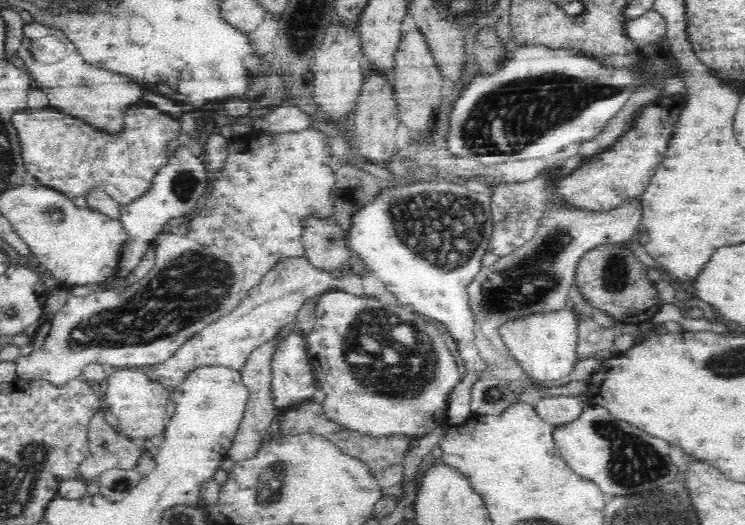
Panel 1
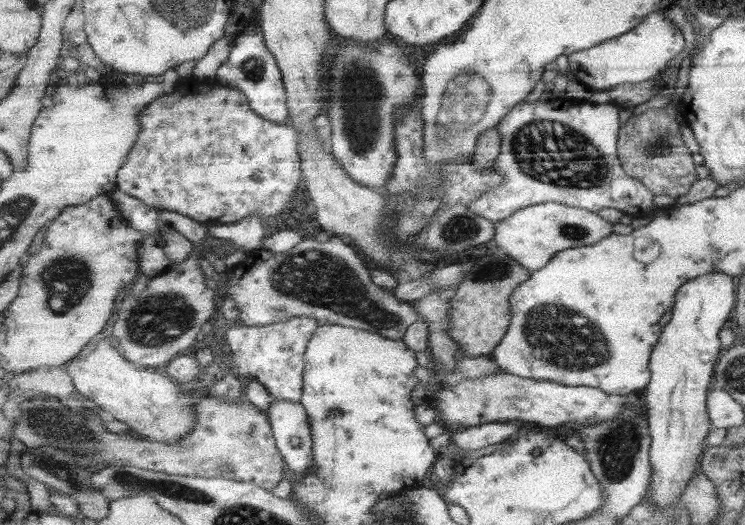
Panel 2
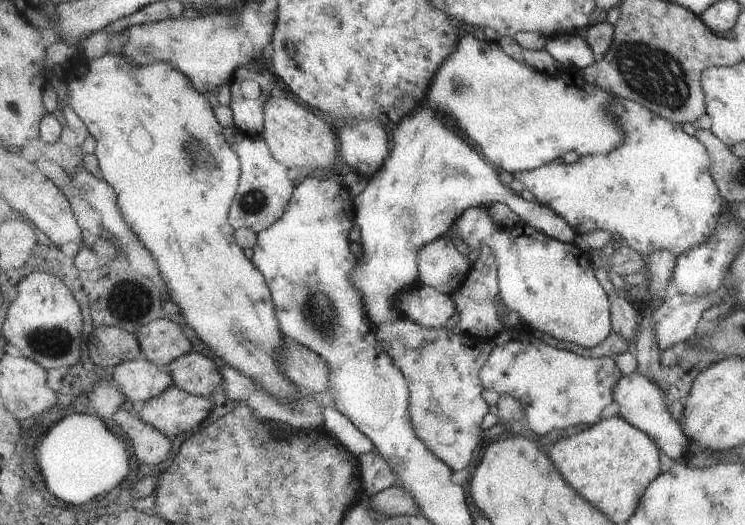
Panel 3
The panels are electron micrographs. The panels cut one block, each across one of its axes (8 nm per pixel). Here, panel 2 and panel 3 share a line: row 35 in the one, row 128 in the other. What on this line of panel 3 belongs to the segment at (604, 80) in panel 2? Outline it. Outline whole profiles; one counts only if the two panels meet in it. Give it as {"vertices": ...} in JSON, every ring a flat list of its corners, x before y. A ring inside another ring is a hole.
{"vertices":[[613,97,609,110,617,116,617,124,625,132,625,144,605,156,585,156,576,164,554,161,533,171,511,173,537,199,561,216,577,235,606,231,618,234,628,248,647,258,656,250,671,248,682,254,694,245,702,244,714,232,723,200,708,174,709,162,705,148,683,132,681,126,648,112,643,105,625,98]]}

